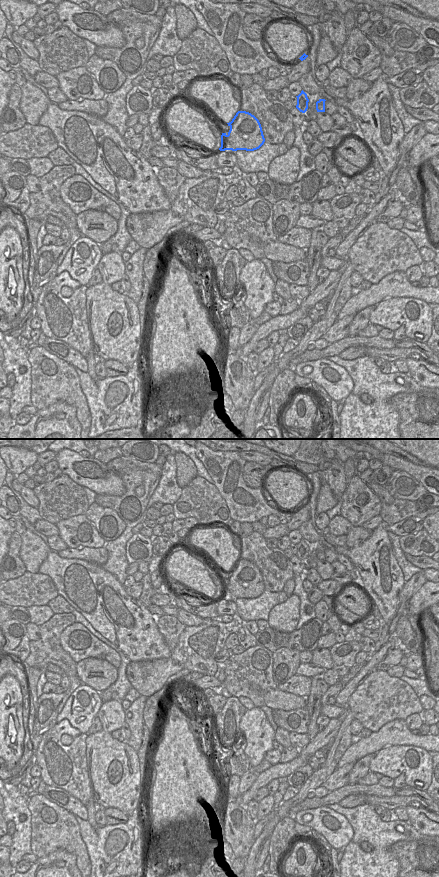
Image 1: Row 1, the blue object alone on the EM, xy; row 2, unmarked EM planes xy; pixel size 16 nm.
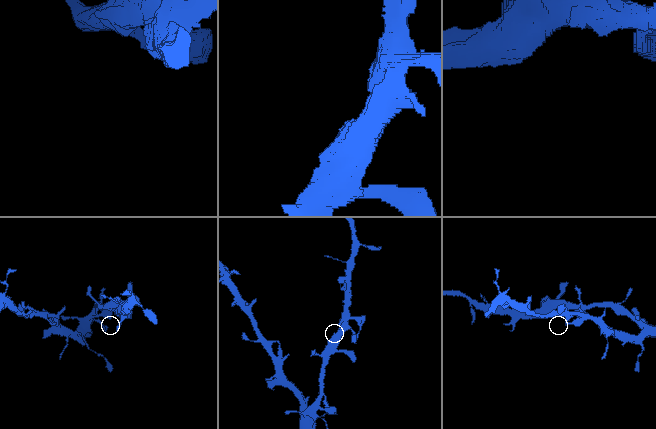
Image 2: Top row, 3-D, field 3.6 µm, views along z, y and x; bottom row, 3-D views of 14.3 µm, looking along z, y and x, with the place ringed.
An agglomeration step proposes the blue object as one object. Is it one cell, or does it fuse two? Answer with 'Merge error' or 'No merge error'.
No merge error

